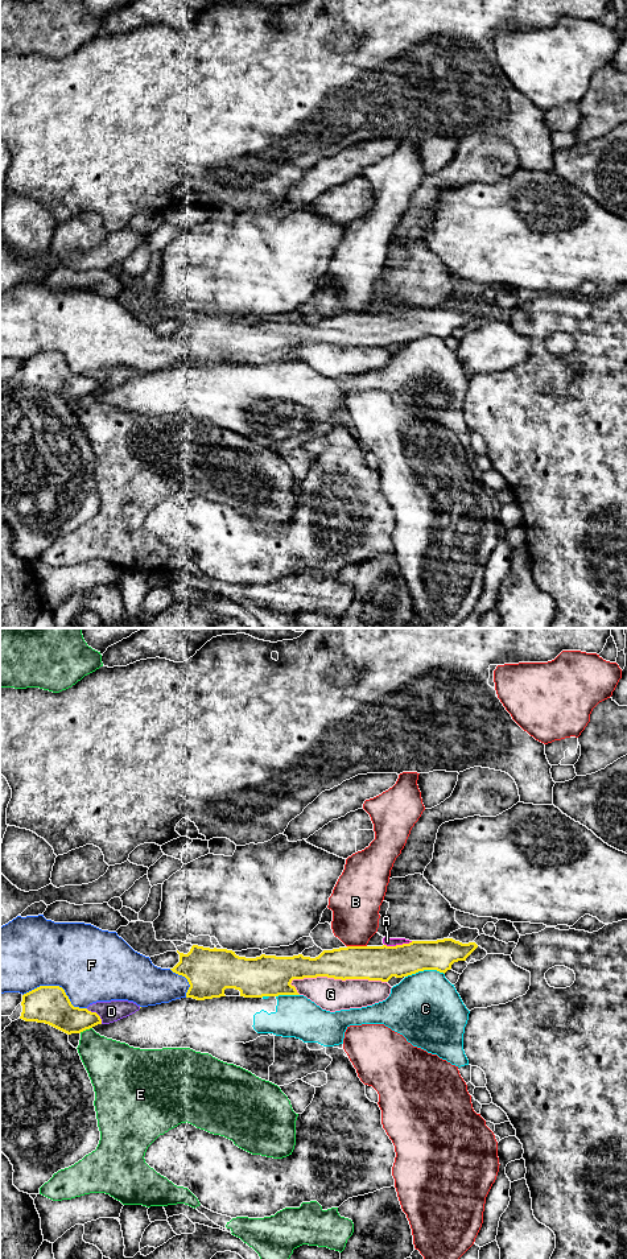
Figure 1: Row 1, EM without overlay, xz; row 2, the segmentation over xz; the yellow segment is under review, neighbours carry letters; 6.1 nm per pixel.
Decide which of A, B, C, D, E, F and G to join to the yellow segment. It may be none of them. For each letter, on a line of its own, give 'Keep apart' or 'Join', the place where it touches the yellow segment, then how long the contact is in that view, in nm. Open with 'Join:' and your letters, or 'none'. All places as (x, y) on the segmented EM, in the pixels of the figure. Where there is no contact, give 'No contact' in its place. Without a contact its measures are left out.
Join: none
A: Keep apart. Touches yellow at xz (397, 945). Shared border 180 nm
B: Keep apart. Touches yellow at xz (357, 946). Shared border 120 nm
C: Keep apart. Touches yellow at xz (424, 969). Shared border 240 nm
D: Keep apart. Touches yellow at xz (97, 1014). Shared border 140 nm
E: Keep apart. Touches yellow at xz (85, 1030). Shared border 90 nm
F: Keep apart. Touches yellow at xz (57, 986). Shared border 400 nm
G: Keep apart. Touches yellow at xz (337, 978). Shared border 600 nm

